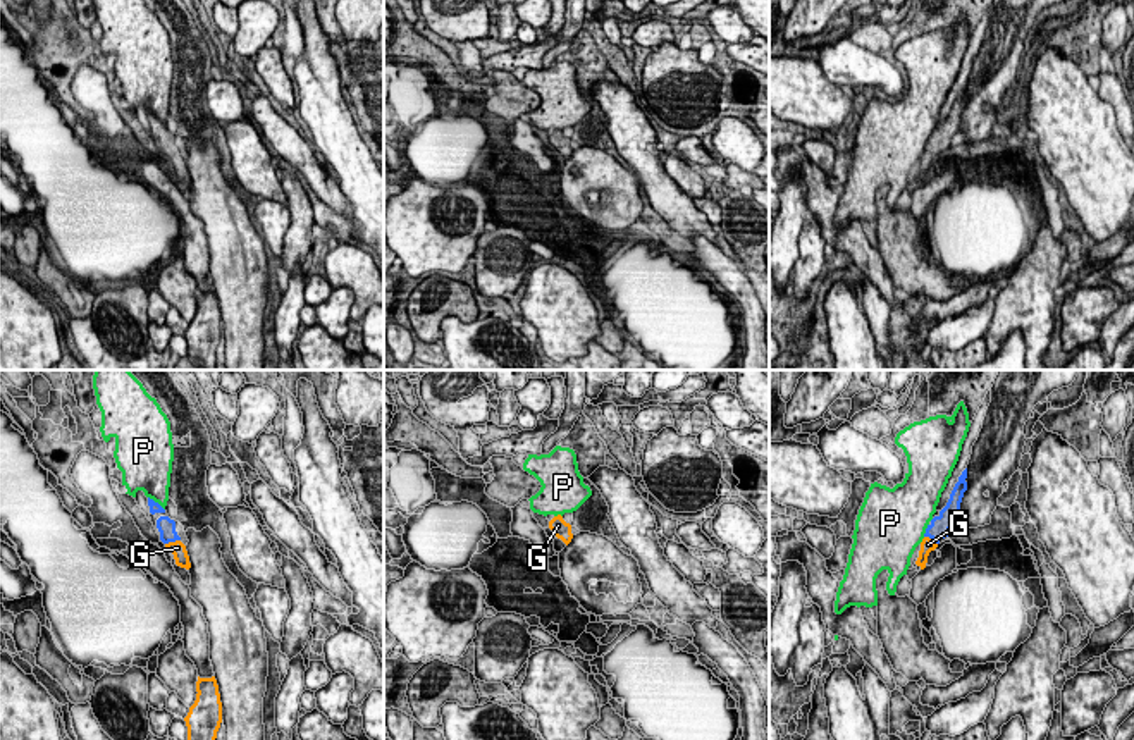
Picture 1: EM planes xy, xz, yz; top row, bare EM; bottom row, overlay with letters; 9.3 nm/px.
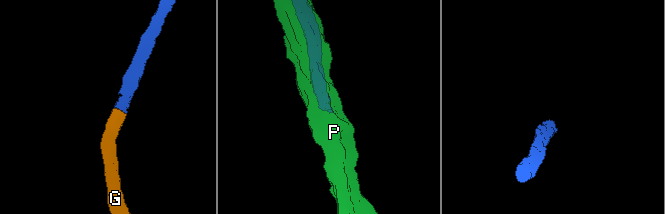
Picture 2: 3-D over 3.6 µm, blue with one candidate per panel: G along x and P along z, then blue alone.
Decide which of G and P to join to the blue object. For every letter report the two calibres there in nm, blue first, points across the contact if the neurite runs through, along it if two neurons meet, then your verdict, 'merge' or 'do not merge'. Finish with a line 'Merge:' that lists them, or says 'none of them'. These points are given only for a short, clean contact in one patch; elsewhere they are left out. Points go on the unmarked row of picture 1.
G: calibres 160 and 140 nm; way xy (164, 138), (172, 155), (178, 162); merge
P: calibres 190 and 480 nm; do not merge
Merge: G

